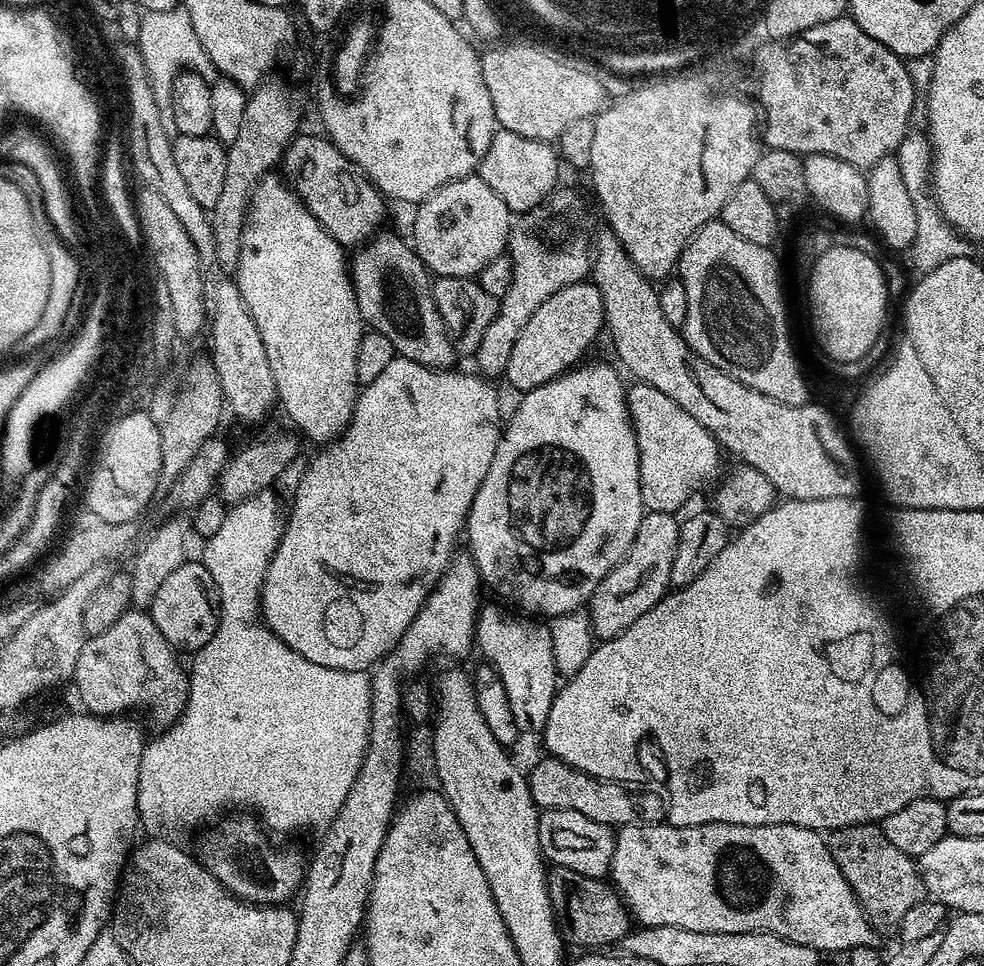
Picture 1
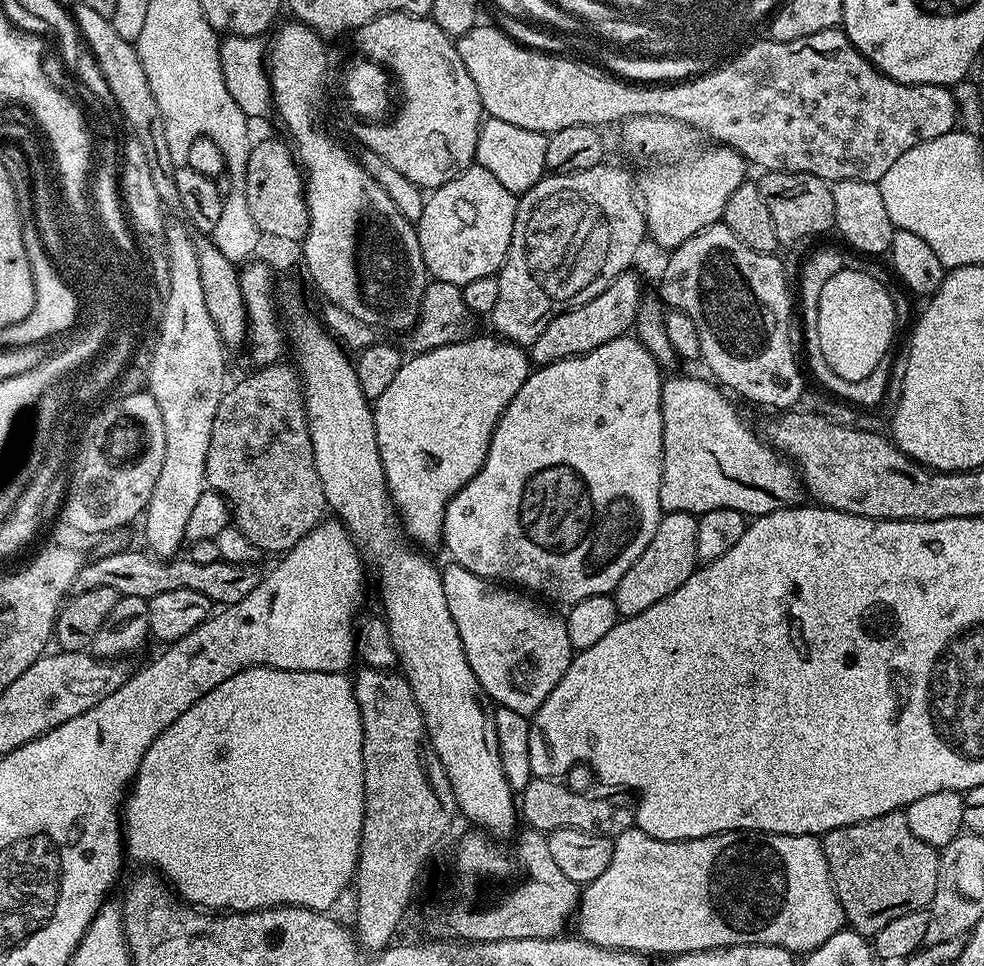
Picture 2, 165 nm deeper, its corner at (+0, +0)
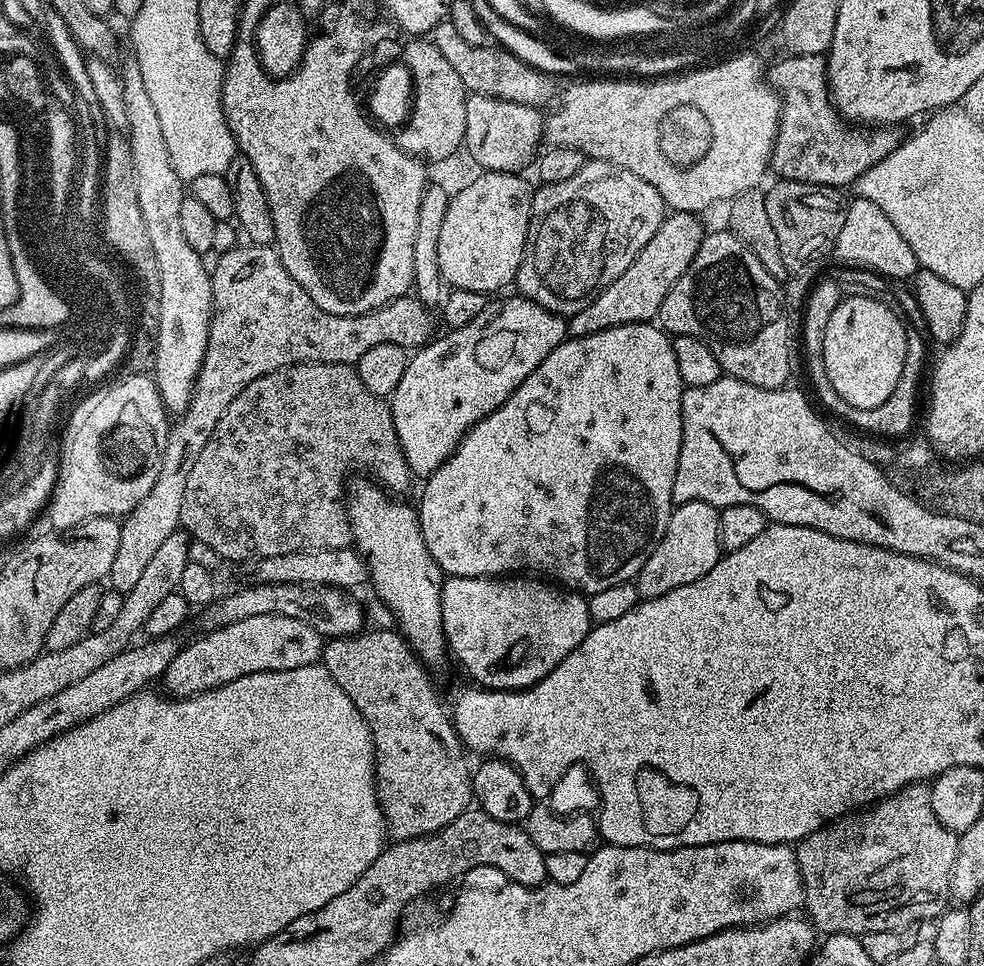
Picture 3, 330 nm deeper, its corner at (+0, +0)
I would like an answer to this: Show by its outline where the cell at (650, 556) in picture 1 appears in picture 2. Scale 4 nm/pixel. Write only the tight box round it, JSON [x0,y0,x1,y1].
[614,512,697,617]

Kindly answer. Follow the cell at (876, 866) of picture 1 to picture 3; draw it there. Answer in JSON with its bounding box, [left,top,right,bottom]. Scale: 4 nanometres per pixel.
[795,782,960,937]

